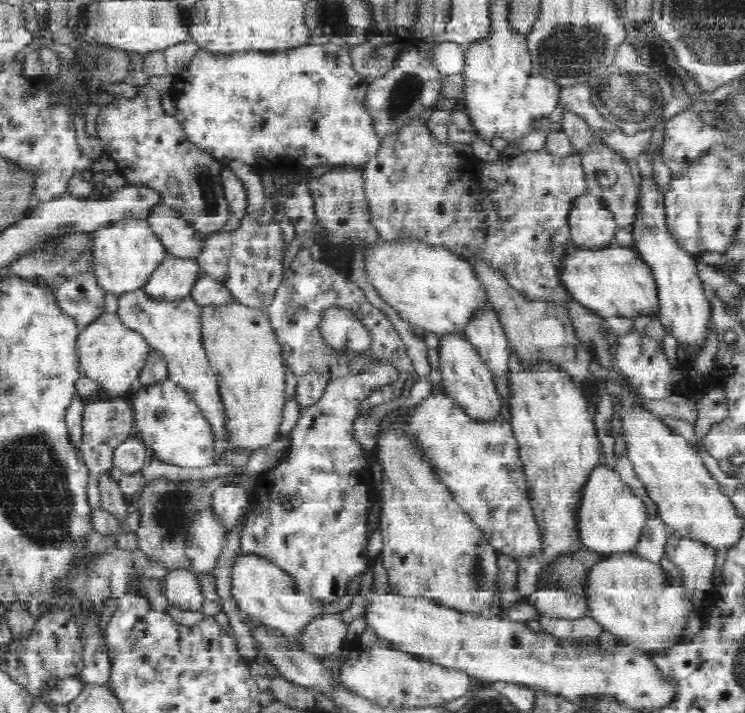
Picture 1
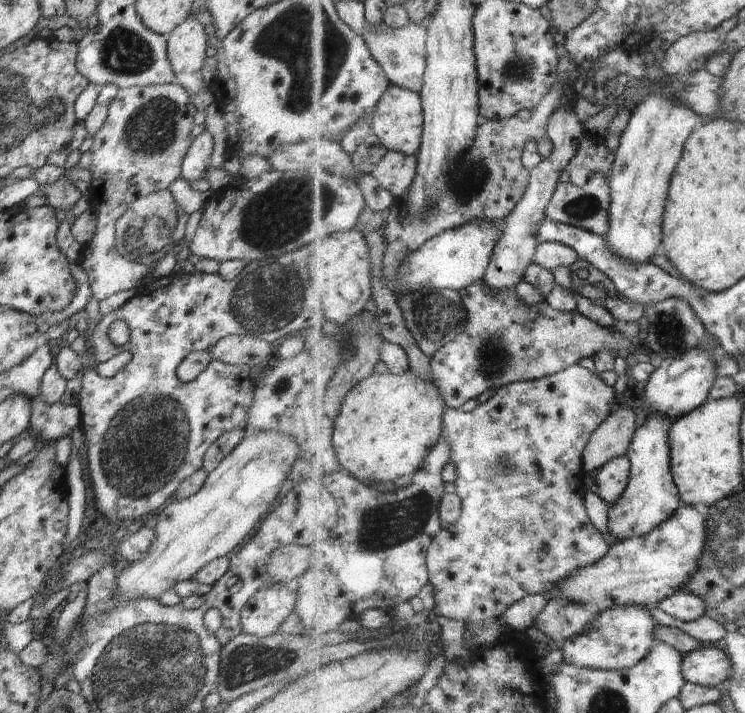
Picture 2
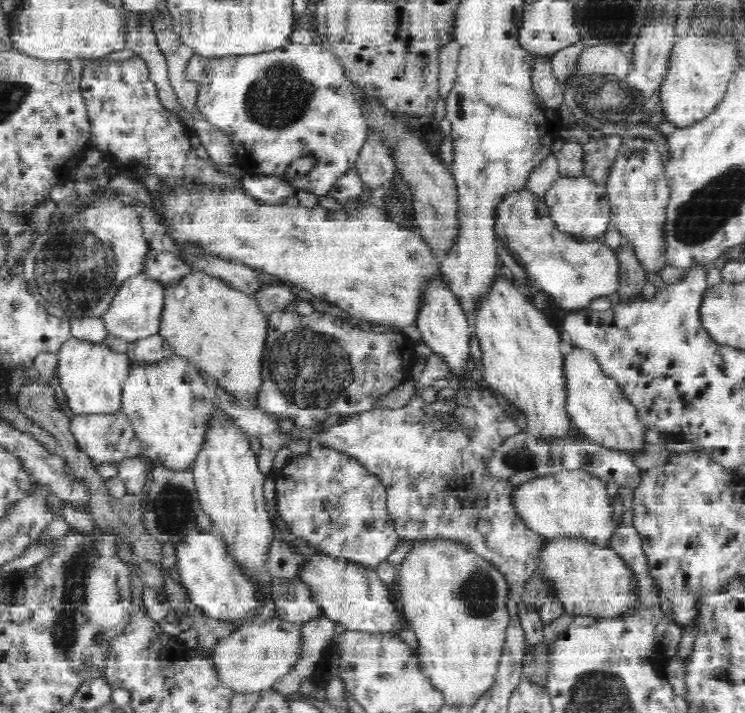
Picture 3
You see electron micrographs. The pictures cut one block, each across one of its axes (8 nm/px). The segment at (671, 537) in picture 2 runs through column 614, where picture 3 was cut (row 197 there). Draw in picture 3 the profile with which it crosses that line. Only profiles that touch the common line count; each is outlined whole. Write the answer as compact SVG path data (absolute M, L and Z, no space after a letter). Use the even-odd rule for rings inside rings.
M583 175L561 178L552 186L544 201L550 206L549 213L557 229L578 239L603 238L605 232L611 229L607 186L594 183Z

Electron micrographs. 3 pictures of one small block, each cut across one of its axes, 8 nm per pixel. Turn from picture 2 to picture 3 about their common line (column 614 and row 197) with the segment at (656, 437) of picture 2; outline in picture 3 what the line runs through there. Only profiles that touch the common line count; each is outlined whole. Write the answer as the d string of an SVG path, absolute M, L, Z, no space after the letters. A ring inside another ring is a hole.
M514 192L504 197L499 209L495 231L503 246L515 258L516 262L526 270L526 274L534 286L541 290L541 296L549 294L556 299L557 304L568 310L583 310L588 308L596 298L609 298L618 290L620 284L620 259L617 250L612 249L598 239L578 239L573 235L557 229L556 223L551 219L550 206L544 200L538 200L528 192Z

